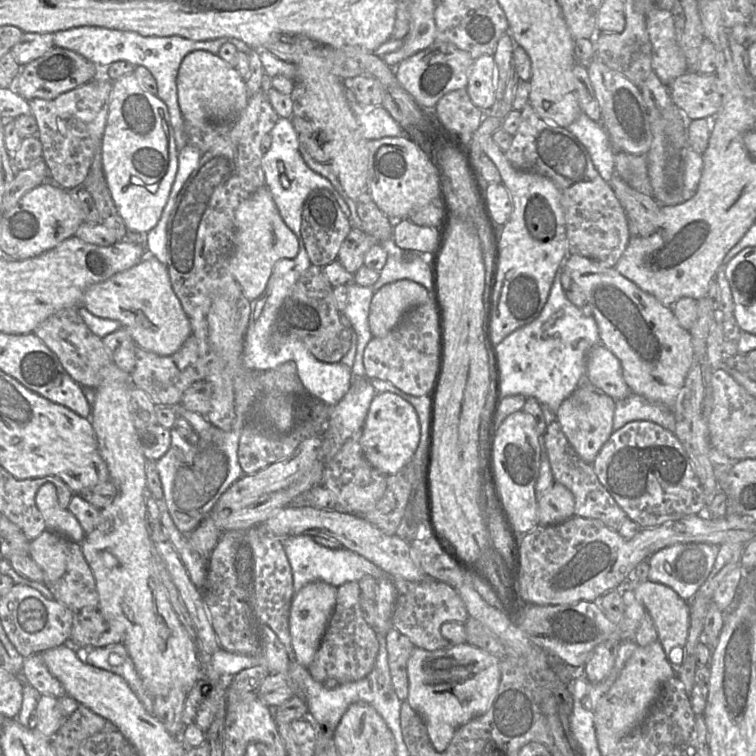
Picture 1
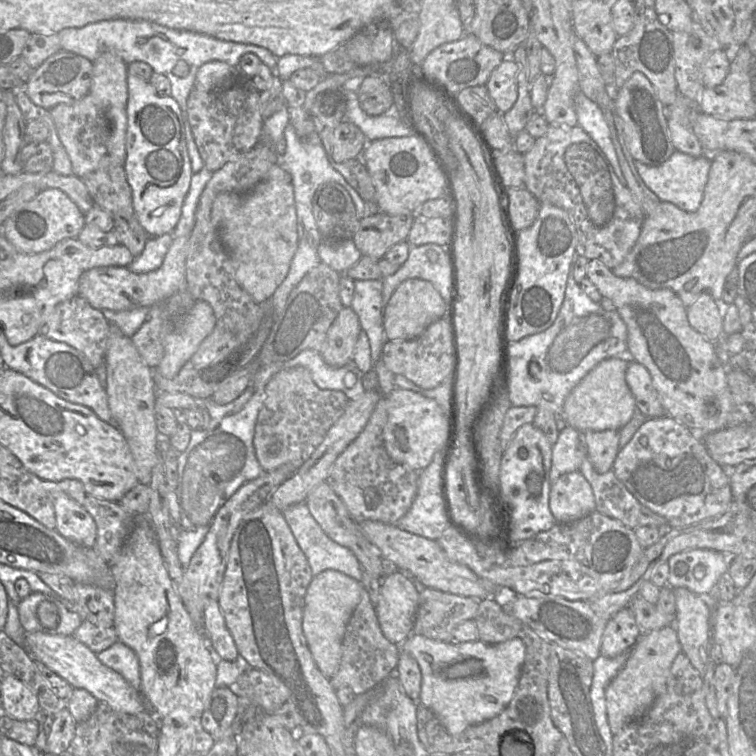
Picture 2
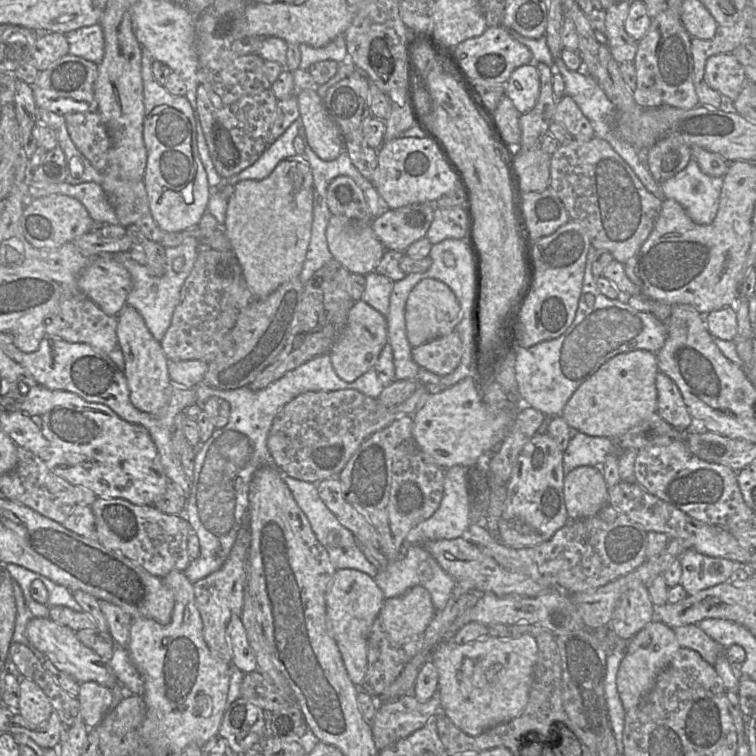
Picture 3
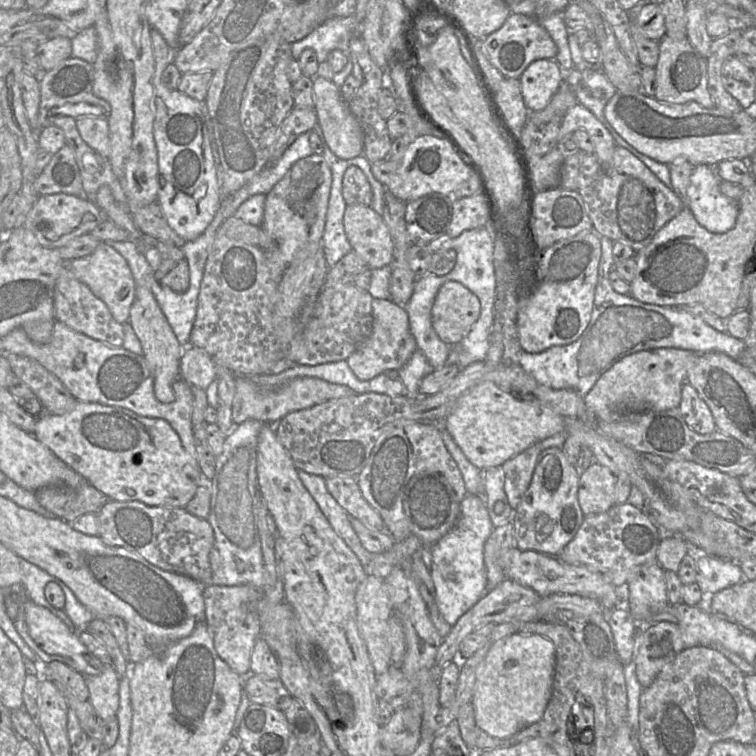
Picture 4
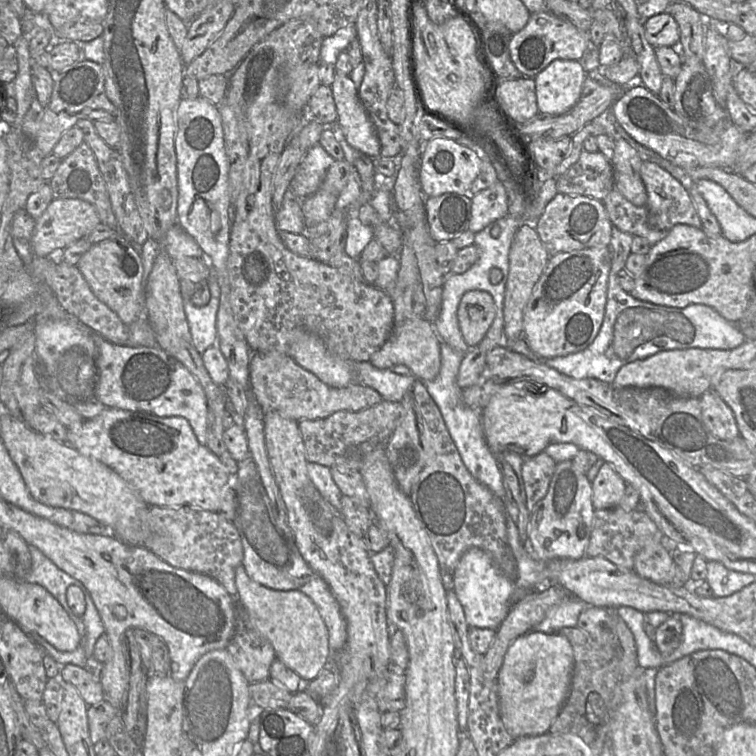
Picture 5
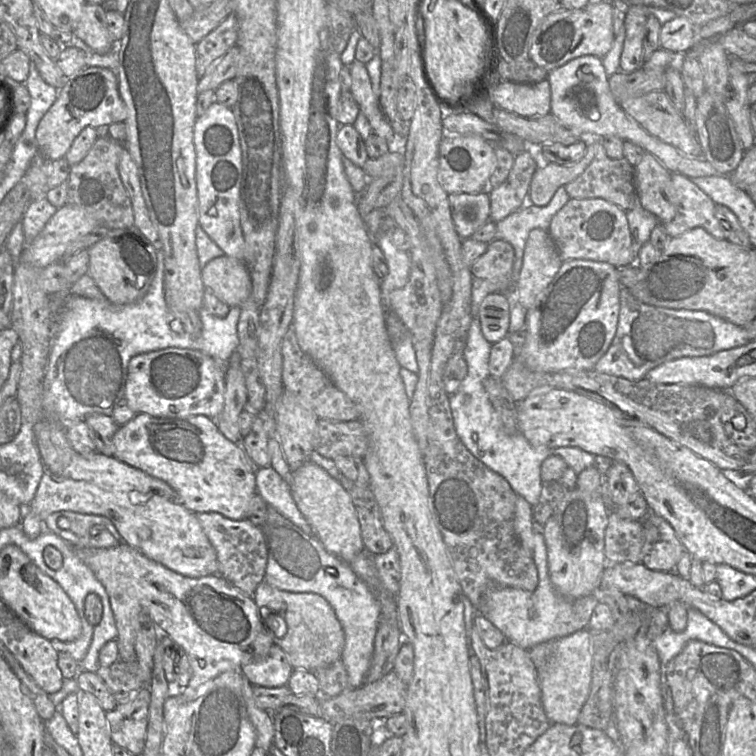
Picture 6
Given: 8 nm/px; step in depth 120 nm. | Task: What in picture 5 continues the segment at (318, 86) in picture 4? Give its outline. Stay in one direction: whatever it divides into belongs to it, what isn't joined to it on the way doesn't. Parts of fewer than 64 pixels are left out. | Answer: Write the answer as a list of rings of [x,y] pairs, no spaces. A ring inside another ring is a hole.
[[[336,74],[330,87],[337,111],[335,124],[341,130],[345,141],[370,158],[380,157],[380,141],[359,98],[358,86],[348,75]]]

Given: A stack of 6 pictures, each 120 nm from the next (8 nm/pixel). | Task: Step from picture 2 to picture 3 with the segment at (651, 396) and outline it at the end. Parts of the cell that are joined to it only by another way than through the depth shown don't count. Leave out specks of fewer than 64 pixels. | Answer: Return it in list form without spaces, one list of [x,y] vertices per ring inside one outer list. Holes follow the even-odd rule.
[[[665,374],[656,376],[657,415],[679,430],[689,429],[693,418],[687,410],[677,385]]]

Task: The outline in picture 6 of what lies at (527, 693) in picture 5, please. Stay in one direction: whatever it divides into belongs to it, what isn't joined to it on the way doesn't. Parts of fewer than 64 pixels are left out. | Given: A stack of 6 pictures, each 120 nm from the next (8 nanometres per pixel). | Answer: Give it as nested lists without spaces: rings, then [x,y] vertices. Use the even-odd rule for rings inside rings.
[[[584,629],[529,649],[530,656],[539,668],[541,702],[552,724],[577,724],[591,687],[592,652],[591,631]]]

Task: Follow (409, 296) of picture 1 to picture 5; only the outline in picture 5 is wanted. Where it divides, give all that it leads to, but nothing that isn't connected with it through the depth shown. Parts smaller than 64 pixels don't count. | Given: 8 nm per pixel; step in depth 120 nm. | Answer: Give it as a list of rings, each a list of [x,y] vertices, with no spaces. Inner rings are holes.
[[[471,290],[463,294],[457,309],[457,320],[462,338],[469,348],[481,342],[495,316],[496,307],[489,293]]]

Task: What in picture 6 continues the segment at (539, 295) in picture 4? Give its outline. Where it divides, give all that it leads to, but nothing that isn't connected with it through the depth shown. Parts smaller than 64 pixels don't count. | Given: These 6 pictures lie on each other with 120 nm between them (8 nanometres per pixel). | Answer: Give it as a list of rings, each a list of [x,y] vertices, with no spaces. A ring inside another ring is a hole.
[[[563,261],[551,283],[527,311],[527,340],[517,358],[535,371],[594,371],[617,329],[622,287],[617,271],[606,262]]]

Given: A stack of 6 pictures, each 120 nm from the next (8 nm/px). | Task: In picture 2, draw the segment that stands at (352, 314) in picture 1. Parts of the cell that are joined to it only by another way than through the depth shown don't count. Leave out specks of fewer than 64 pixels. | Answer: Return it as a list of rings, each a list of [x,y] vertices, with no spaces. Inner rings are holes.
[[[382,279],[355,281],[354,296],[350,305],[368,338],[374,365],[380,360],[386,339],[383,327],[382,281]]]

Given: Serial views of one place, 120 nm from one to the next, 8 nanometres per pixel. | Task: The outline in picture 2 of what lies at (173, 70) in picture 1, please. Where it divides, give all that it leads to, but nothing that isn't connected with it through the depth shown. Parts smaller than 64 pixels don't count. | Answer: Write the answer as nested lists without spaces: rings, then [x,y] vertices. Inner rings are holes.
[[[111,19],[87,24],[83,27],[66,28],[57,36],[61,49],[85,57],[92,63],[104,51],[111,51],[119,56],[126,64],[146,62],[155,73],[165,75],[171,83],[171,97],[179,104],[182,118],[187,119],[187,102],[194,88],[197,70],[206,62],[222,61],[231,66],[237,66],[240,58],[249,53],[257,56],[270,69],[275,69],[277,57],[266,48],[220,40],[205,34],[185,30],[171,29],[150,21]],[[178,62],[188,65],[186,76],[177,76],[173,70]]]

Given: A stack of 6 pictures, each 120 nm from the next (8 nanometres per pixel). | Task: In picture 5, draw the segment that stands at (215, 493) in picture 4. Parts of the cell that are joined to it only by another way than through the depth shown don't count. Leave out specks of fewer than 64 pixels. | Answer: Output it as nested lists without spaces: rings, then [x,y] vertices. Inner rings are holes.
[[[252,457],[239,462],[237,472],[231,478],[231,493],[228,493],[225,508],[221,513],[233,523],[239,533],[244,552],[241,567],[245,569],[247,575],[253,581],[273,590],[299,591],[311,598],[327,626],[329,632],[329,649],[332,659],[333,655],[340,652],[345,645],[347,638],[346,621],[339,603],[327,583],[312,570],[301,556],[293,531],[286,521],[284,505],[273,475],[271,485],[267,485],[257,470],[256,463]]]

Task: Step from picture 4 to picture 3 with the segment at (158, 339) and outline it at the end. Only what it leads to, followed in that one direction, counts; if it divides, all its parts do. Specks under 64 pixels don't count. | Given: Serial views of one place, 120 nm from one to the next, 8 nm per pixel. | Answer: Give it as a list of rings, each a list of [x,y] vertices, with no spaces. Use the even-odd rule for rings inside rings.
[[[127,304],[117,316],[116,334],[117,345],[123,353],[123,372],[128,383],[131,403],[142,412],[164,416],[172,382],[168,374],[169,360],[160,342],[153,337],[140,313]]]

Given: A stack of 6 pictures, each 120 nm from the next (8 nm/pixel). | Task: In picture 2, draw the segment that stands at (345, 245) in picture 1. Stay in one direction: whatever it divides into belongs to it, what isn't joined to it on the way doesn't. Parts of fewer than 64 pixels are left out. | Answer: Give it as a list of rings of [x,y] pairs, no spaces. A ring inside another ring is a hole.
[[[387,213],[365,215],[352,240],[363,257],[383,259],[393,245],[407,240],[415,214],[393,216]]]

